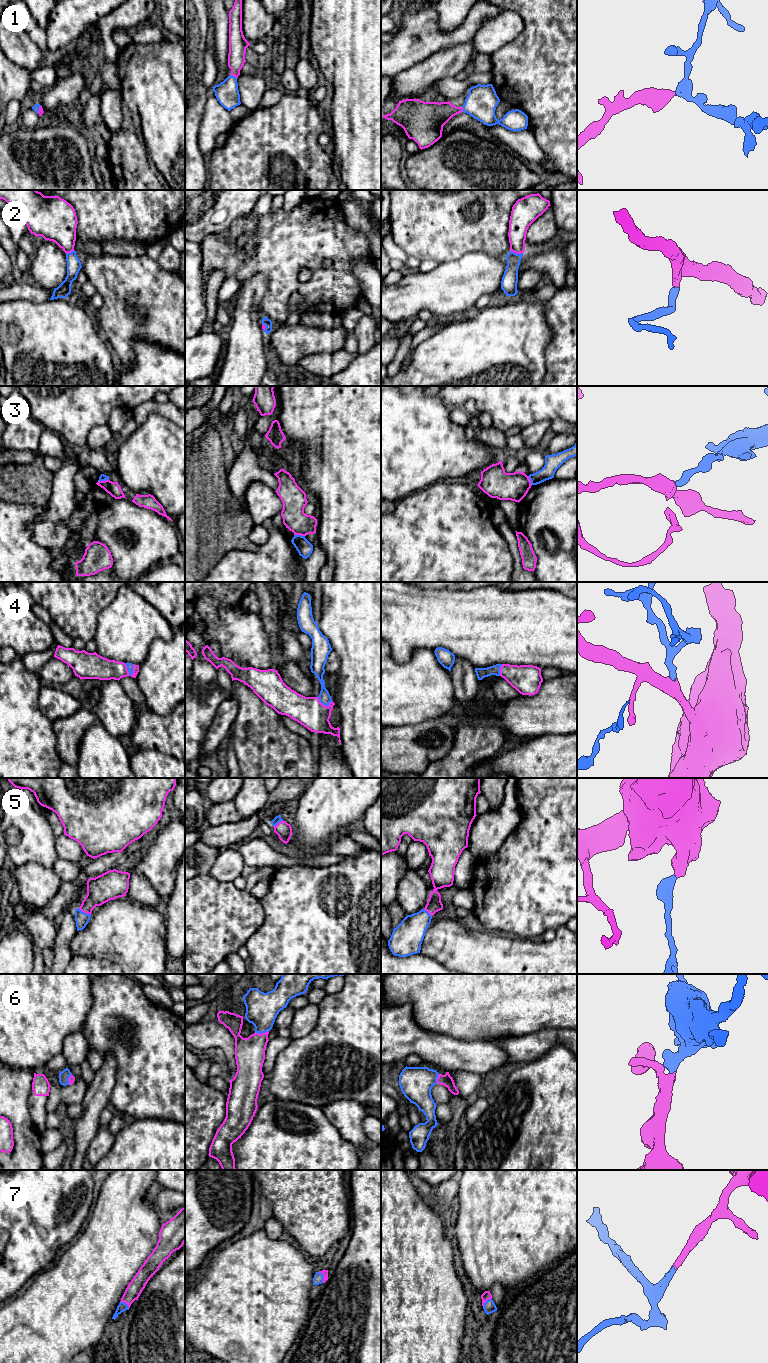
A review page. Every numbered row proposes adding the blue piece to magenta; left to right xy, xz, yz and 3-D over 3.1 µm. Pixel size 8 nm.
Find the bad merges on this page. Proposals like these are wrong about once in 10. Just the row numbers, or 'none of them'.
3

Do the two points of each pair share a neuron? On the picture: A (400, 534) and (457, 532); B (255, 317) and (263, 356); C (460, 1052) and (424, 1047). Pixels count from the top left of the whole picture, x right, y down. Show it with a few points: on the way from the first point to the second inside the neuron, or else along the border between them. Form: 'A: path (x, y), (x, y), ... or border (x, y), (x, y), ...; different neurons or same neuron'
A: path (414, 532), (443, 532); same neuron
B: path (255, 327), (255, 346); same neuron
C: path (451, 1052), (433, 1048); same neuron

